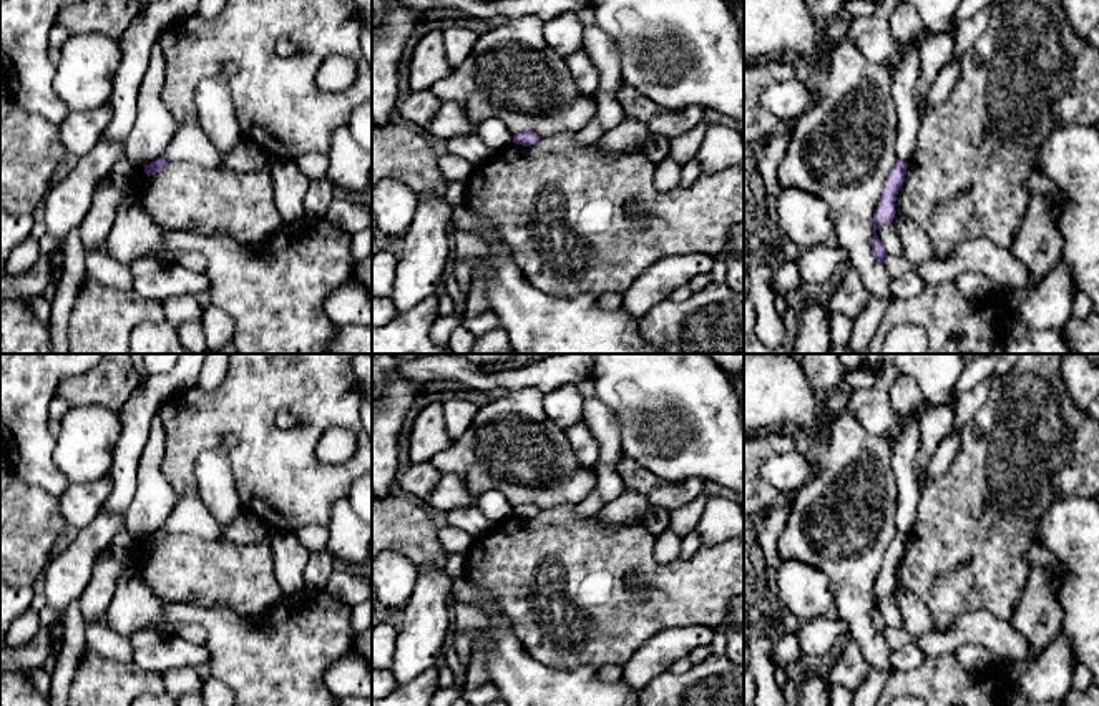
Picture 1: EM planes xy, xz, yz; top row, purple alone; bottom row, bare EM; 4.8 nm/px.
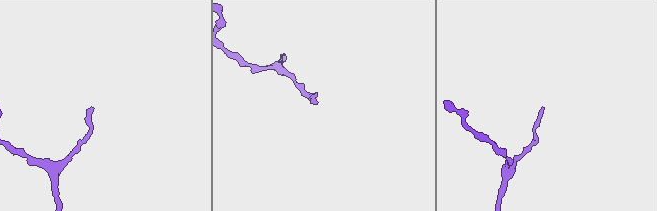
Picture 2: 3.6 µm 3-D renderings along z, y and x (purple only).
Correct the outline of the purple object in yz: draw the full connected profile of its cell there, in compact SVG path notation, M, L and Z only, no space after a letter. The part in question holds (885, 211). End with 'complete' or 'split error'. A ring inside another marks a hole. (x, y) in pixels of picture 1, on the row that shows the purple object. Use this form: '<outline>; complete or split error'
M896 161L896 164L891 168L891 171L887 176L887 184L883 188L883 194L880 198L880 203L873 213L873 238L872 238L872 252L873 259L882 264L887 252L877 236L877 229L883 224L893 223L895 218L895 201L896 194L903 186L905 174L906 174L908 163L906 161Z; complete

